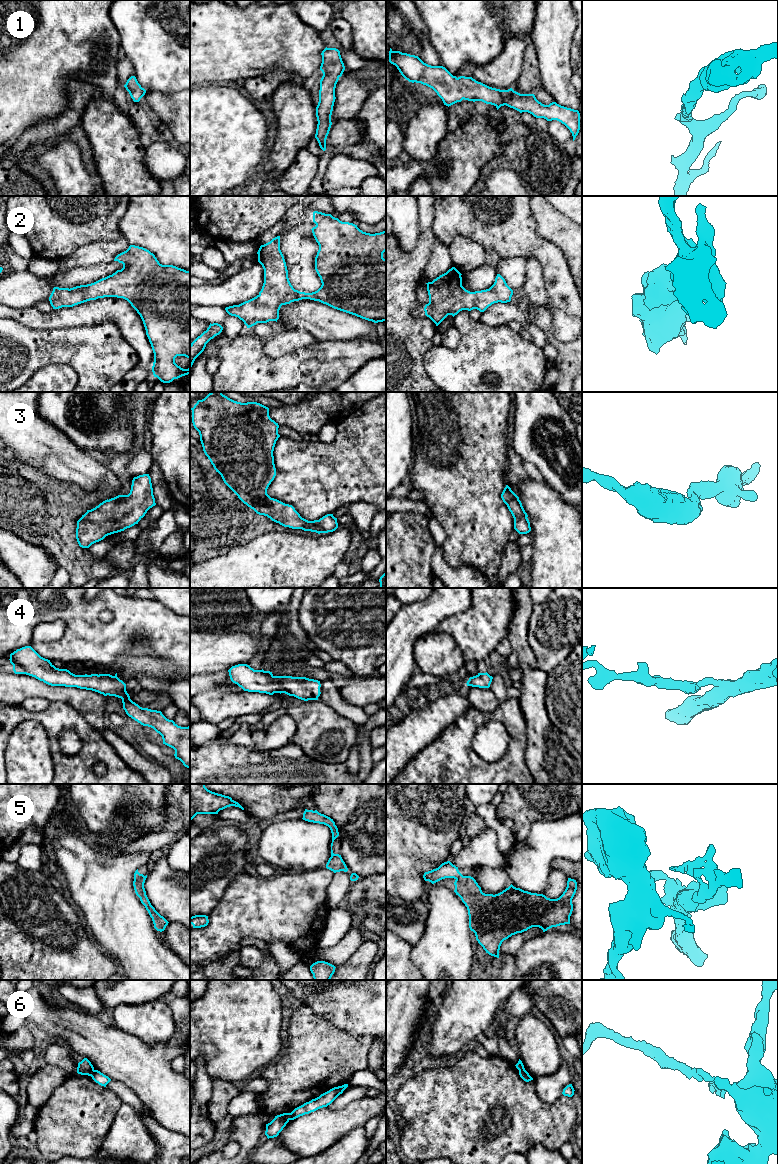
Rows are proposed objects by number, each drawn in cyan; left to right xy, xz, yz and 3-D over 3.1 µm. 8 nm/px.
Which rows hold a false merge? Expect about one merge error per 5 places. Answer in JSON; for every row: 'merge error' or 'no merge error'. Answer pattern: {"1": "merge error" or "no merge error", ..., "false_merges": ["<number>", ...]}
{"1": "no merge error", "2": "no merge error", "3": "no merge error", "4": "no merge error", "5": "no merge error", "6": "merge error", "false_merges": ["6"]}

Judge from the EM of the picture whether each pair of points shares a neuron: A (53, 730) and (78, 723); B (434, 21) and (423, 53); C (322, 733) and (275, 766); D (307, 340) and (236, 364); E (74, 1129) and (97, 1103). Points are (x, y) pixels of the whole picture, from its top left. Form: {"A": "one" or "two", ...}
{"A": "one", "B": "two", "C": "two", "D": "two", "E": "one"}

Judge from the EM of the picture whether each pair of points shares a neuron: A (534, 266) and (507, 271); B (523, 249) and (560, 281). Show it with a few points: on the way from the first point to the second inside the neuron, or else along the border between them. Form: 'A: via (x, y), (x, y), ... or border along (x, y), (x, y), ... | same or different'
A: border along (526, 259), (525, 282), (521, 288) | different
B: via (534, 249), (556, 270) | same

